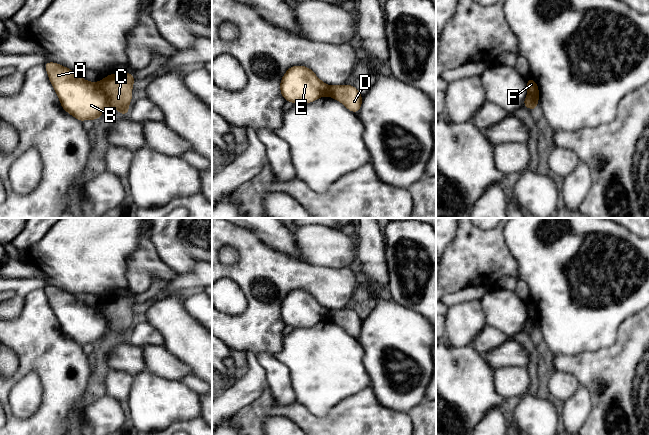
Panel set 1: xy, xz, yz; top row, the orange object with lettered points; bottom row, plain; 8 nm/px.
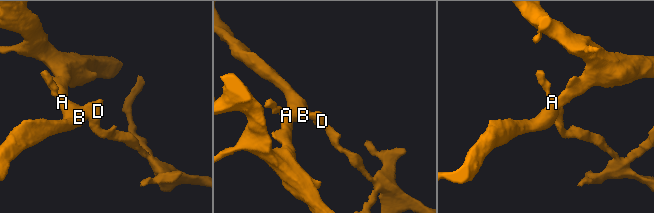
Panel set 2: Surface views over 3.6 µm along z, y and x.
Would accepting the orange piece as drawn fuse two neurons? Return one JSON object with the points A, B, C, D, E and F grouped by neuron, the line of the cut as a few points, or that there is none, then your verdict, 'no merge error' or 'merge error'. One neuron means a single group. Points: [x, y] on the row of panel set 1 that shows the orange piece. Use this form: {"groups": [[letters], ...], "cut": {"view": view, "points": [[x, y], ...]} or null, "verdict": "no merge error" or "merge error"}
{"groups": [["A", "B", "E"], ["C", "D", "F"]], "cut": {"view": "xy", "points": [[100, 81], [100, 86], [108, 105]]}, "verdict": "merge error"}

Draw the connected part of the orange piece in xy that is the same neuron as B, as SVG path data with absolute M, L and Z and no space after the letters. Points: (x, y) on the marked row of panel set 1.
M54 62L44 67L49 80L59 97L62 108L83 122L97 120L108 106L108 99L100 82L89 82L77 76L73 70Z

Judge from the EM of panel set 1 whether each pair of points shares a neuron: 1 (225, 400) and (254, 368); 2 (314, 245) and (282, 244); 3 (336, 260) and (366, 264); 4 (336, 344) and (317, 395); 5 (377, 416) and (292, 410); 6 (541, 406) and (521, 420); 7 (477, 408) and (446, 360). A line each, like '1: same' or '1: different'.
1: same
2: different
3: different
4: same
5: same
6: same
7: same

